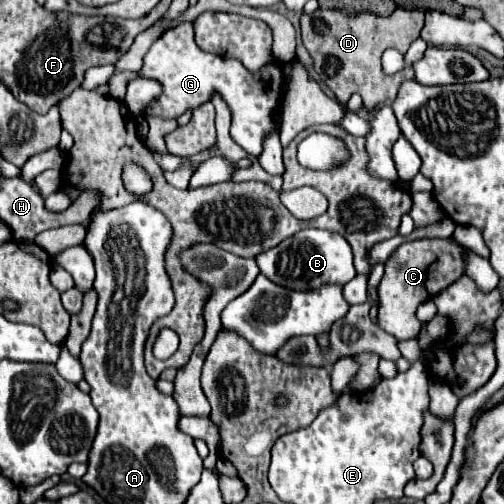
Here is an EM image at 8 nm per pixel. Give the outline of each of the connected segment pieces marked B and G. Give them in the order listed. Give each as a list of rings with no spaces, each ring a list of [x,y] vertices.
[[[309,228],[309,230],[301,230],[301,232],[293,234],[291,238],[283,240],[277,248],[263,252],[255,260],[261,268],[261,274],[269,276],[269,280],[273,280],[275,284],[285,284],[285,288],[317,288],[321,284],[347,284],[357,274],[353,268],[353,254],[351,254],[349,242],[343,236],[339,236],[337,232],[317,230],[317,228]]]
[[[181,22],[179,26],[167,30],[147,52],[145,64],[141,68],[143,78],[155,78],[163,84],[163,94],[157,102],[149,104],[143,114],[177,118],[185,110],[195,110],[217,90],[227,100],[233,122],[231,122],[231,138],[251,156],[261,154],[261,144],[265,134],[271,130],[273,114],[279,110],[283,98],[283,72],[279,64],[267,64],[261,72],[251,74],[243,68],[241,62],[221,58],[217,54],[207,54],[195,44],[193,22]]]

